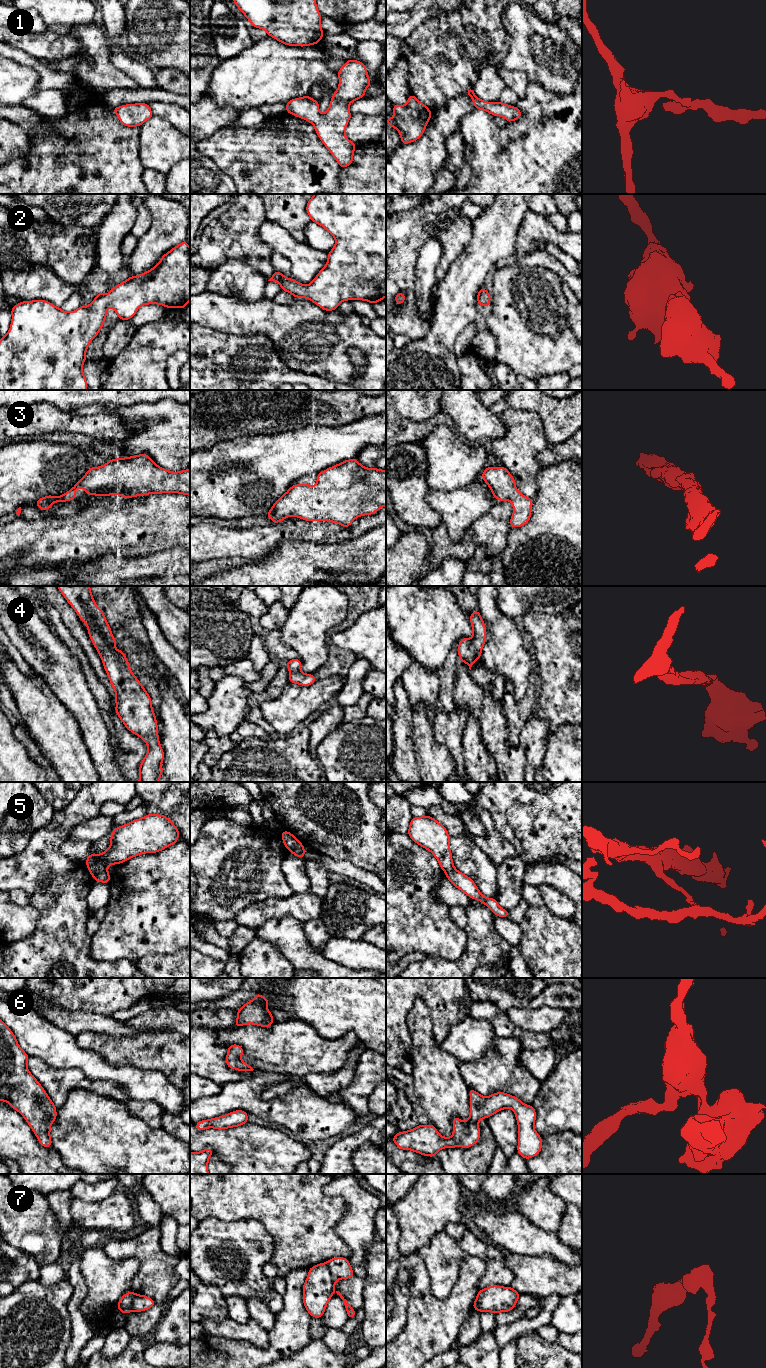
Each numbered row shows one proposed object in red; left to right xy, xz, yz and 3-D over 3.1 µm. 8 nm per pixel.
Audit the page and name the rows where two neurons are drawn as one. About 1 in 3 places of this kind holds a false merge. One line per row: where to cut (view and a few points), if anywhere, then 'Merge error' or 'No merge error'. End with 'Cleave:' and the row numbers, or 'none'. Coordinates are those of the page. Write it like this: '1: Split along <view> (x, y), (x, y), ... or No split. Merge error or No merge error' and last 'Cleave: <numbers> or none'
1: No split. No merge error
2: No split. No merge error
3: No split. No merge error
4: No split. No merge error
5: Split along xy (106, 870), (94, 877). Merge error
6: No split. No merge error
7: Split along xz (325, 1263), (334, 1281). Merge error
Cleave: 5, 7

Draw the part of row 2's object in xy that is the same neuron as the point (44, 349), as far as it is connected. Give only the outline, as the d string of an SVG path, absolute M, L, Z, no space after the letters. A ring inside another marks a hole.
M185 240L165 253L154 268L138 276L130 276L116 285L108 294L98 292L89 306L81 305L72 312L65 312L49 301L22 301L10 309L12 321L7 334L0 339L0 390L86 390L88 387L82 371L88 345L103 328L107 309L112 306L120 320L129 320L138 308L147 304L159 304L184 309L190 301L190 248Z

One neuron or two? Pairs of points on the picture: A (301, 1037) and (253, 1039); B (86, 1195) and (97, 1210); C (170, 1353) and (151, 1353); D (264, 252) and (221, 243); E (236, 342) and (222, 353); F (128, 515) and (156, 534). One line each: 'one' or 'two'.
A: one
B: two
C: one
D: one
E: one
F: one

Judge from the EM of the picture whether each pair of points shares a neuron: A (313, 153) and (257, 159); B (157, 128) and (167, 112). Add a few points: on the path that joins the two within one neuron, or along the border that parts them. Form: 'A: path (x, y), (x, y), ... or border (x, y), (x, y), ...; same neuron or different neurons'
A: path (299, 159), (271, 159); same neuron
B: border (154, 115), (166, 119), (179, 131); different neurons

